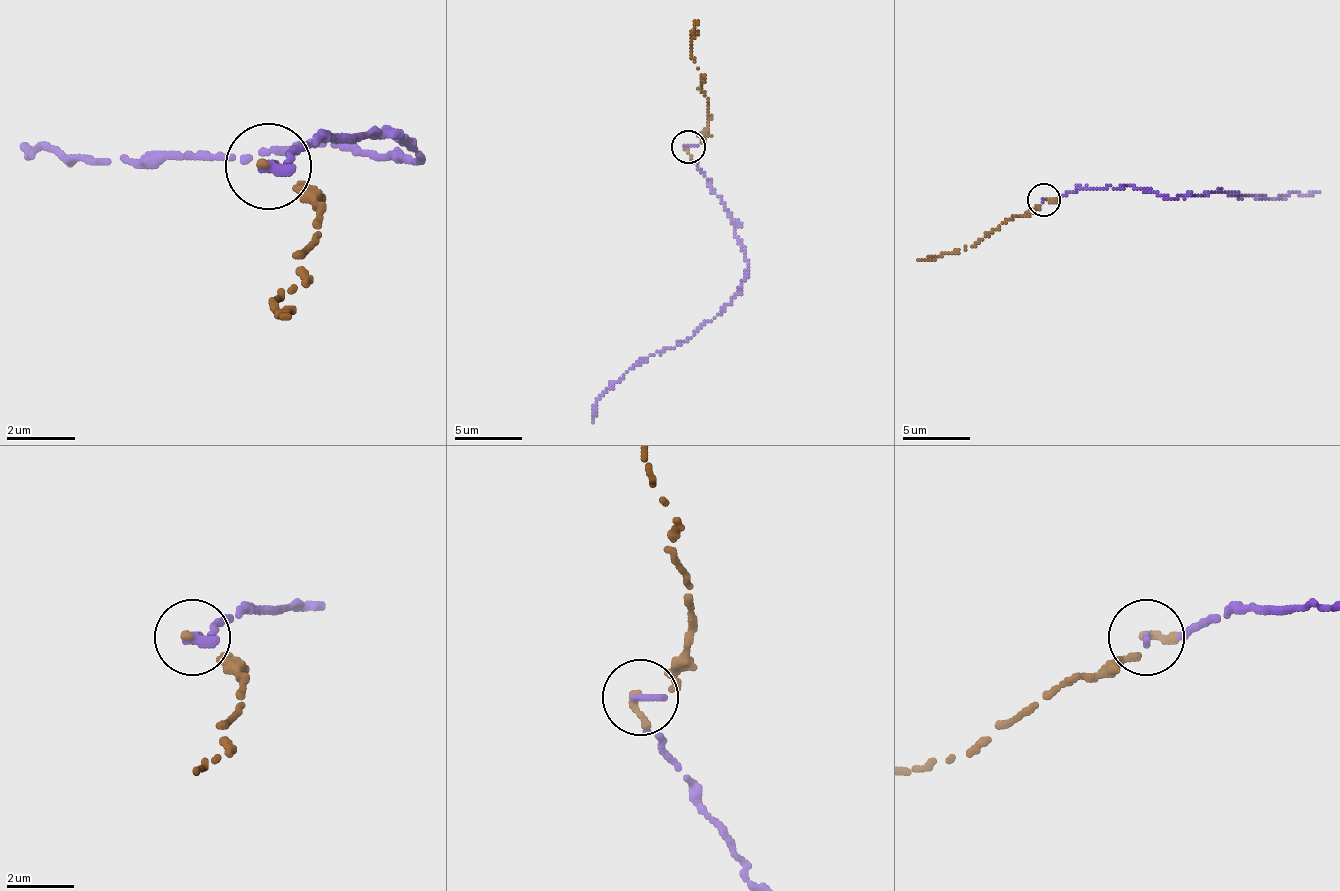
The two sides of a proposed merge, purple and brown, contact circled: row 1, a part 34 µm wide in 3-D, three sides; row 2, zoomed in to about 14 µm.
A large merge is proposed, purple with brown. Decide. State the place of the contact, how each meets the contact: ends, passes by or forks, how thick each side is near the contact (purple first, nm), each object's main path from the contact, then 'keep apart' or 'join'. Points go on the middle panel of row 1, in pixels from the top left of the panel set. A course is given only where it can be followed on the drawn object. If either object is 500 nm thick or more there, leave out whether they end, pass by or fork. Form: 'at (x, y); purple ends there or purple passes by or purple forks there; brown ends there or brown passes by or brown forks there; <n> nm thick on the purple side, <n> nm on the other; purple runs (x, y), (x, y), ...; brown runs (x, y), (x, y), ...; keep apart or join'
at (688, 146); purple ends there; brown ends there; 240 nm thick on the purple side, 220 nm on the other; purple runs (687, 146), (735, 227), (748, 264), (741, 291), (694, 335), (637, 362), (596, 402), (593, 422); brown runs (687, 146), (701, 142), (708, 125), (701, 75), (691, 54), (698, 21); join

